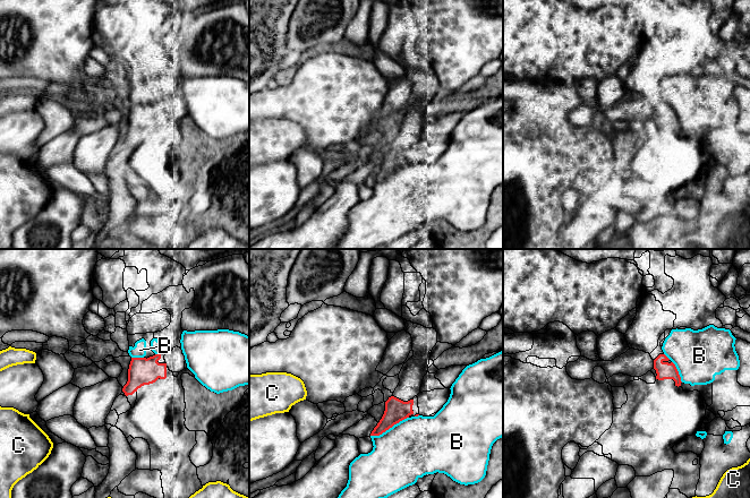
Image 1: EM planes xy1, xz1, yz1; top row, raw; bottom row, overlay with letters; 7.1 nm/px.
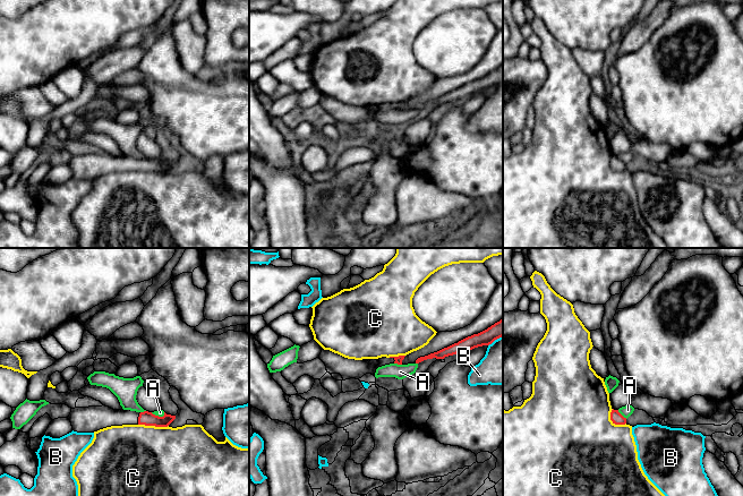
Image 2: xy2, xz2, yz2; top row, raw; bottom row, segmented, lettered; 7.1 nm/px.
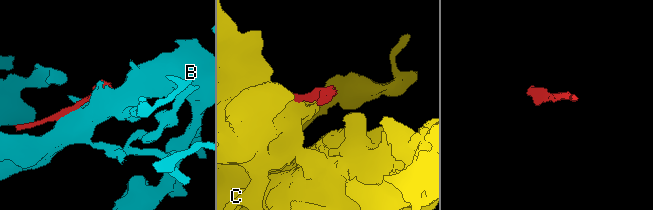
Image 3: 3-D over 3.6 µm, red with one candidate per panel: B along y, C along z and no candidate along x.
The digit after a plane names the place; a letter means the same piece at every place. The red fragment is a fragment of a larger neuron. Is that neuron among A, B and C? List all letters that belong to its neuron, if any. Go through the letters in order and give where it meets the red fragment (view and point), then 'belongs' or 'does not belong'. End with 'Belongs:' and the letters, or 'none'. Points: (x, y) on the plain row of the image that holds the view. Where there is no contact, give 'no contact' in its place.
A: meets red in yz2 at (621, 161); does not belong
B: meets red in xz1 at (389, 174); does not belong
C: meets red in xy2 at (153, 171); does not belong
Belongs: none

